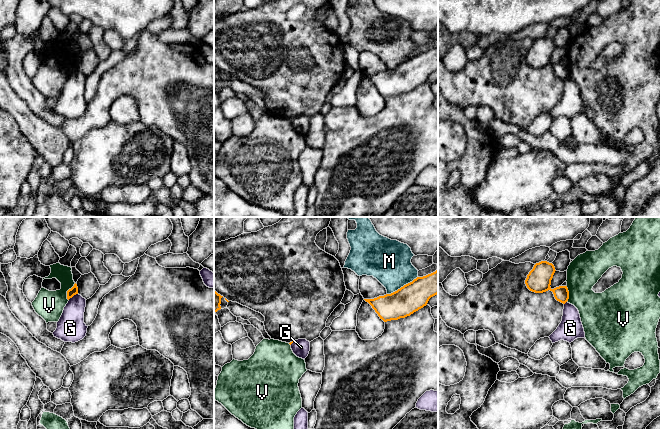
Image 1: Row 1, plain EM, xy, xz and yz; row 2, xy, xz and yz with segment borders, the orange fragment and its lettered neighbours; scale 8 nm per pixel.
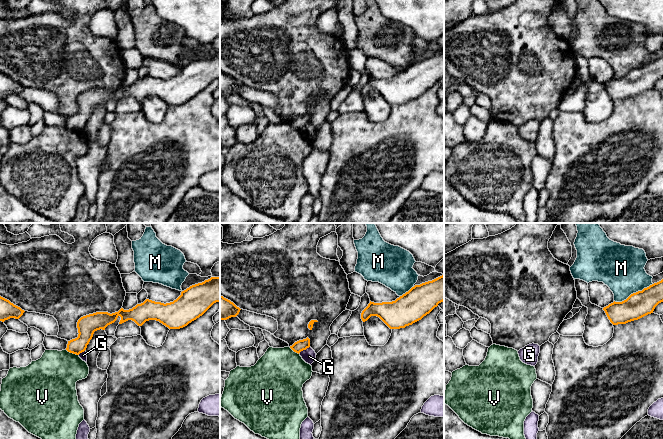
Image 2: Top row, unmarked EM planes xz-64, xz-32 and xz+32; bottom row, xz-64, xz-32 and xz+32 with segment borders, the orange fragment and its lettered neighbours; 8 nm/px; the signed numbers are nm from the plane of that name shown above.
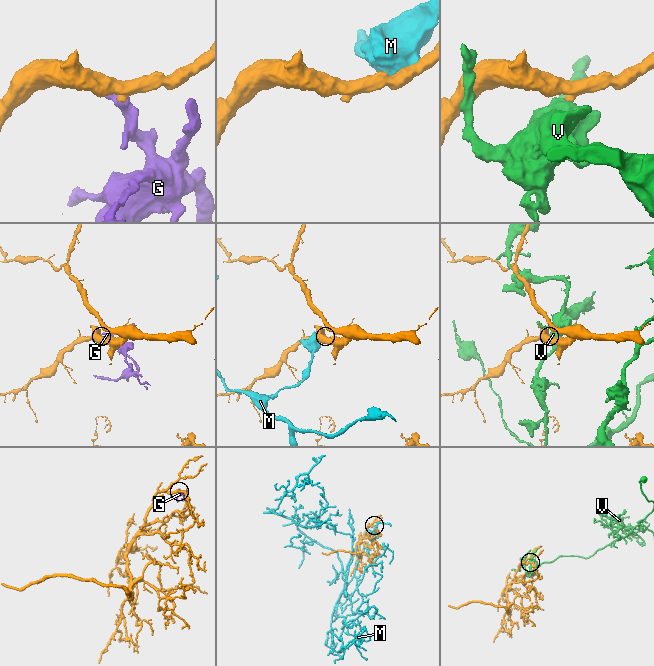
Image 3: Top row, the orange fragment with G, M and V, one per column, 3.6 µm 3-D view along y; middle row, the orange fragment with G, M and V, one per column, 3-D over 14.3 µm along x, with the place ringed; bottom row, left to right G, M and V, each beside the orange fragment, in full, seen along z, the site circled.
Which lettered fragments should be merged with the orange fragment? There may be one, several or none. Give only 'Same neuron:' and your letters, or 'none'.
Same neuron: none

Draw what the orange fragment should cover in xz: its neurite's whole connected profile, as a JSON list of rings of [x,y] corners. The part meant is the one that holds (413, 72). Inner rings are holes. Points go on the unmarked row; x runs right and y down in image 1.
[[[438,45],[426,52],[417,53],[412,58],[404,61],[397,67],[386,70],[384,72],[379,72],[374,75],[364,75],[368,78],[375,88],[378,90],[380,95],[384,98],[391,96],[398,96],[400,94],[405,94],[410,92],[414,88],[423,84],[427,81],[429,75],[438,70]]]

